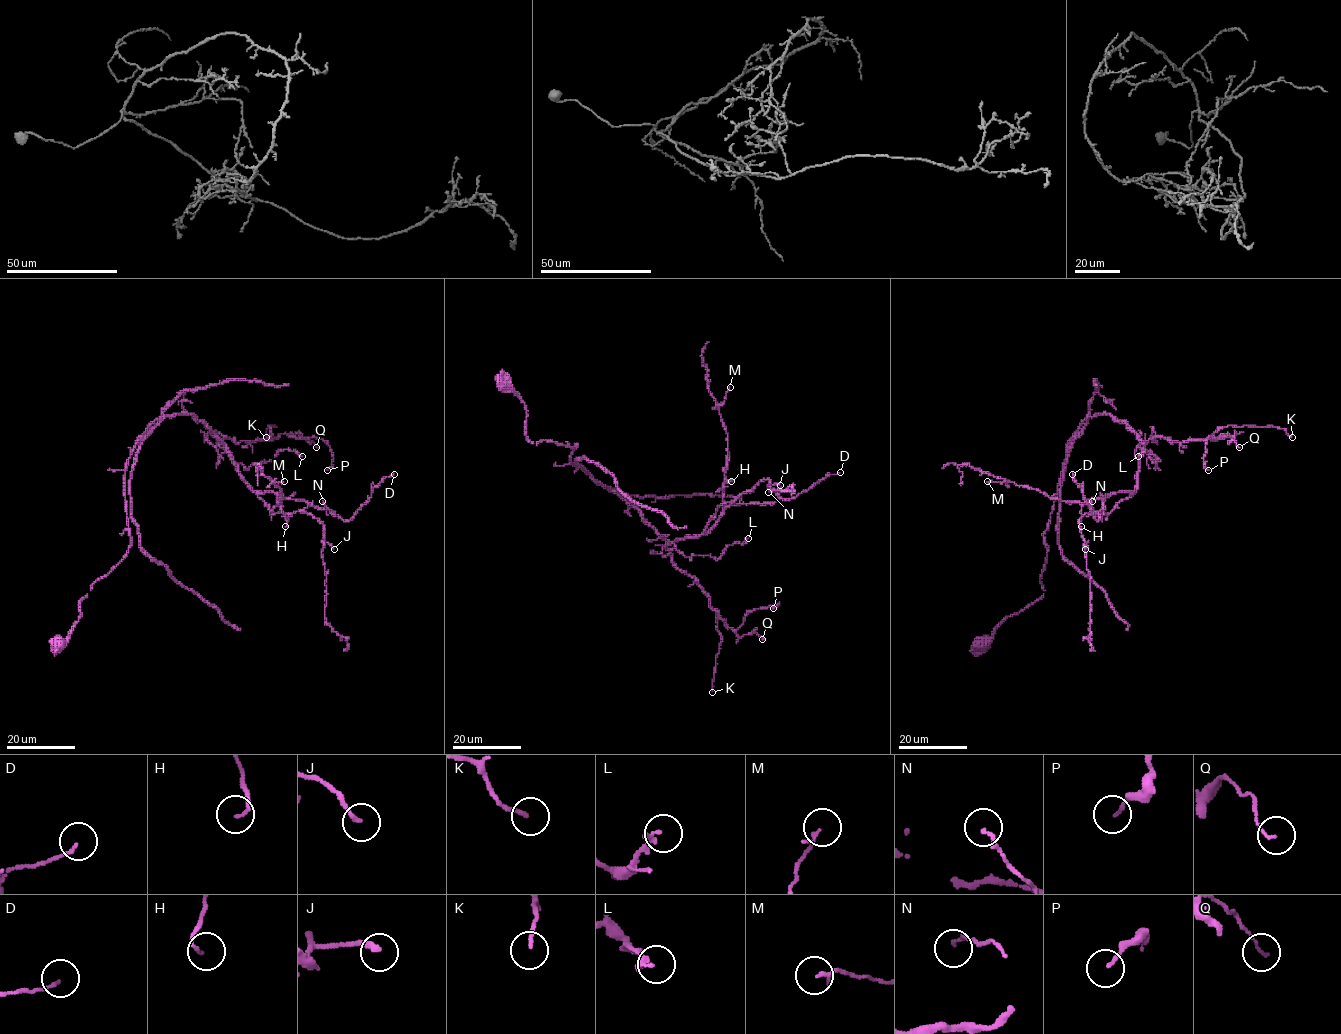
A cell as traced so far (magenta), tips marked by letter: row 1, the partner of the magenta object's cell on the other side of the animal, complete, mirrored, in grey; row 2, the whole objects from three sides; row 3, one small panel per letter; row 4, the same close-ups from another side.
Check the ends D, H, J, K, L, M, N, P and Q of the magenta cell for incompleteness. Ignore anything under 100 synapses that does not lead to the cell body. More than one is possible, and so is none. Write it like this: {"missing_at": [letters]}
{"missing_at": []}

